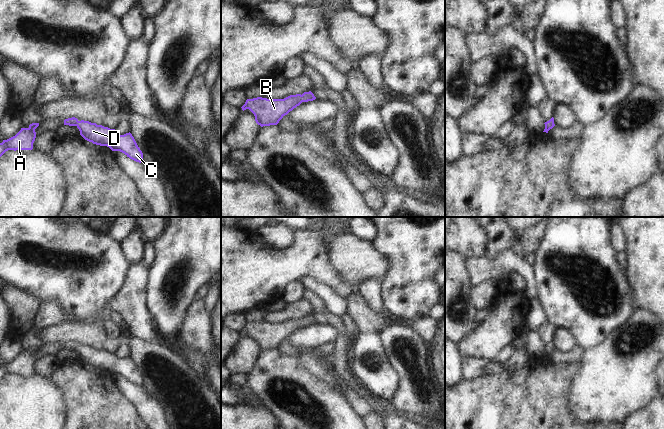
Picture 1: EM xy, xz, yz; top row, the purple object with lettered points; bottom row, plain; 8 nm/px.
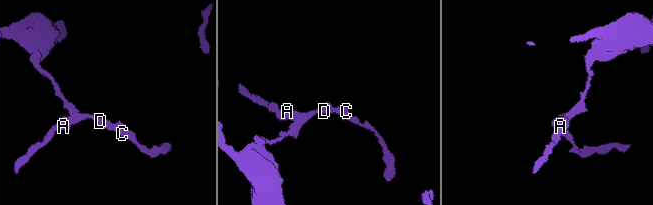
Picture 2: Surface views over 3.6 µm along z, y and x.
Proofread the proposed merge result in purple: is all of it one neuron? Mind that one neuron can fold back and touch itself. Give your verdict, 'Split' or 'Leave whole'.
Leave whole.

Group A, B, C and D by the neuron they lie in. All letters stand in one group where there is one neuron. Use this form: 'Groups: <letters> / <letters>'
Groups: A B C D.

